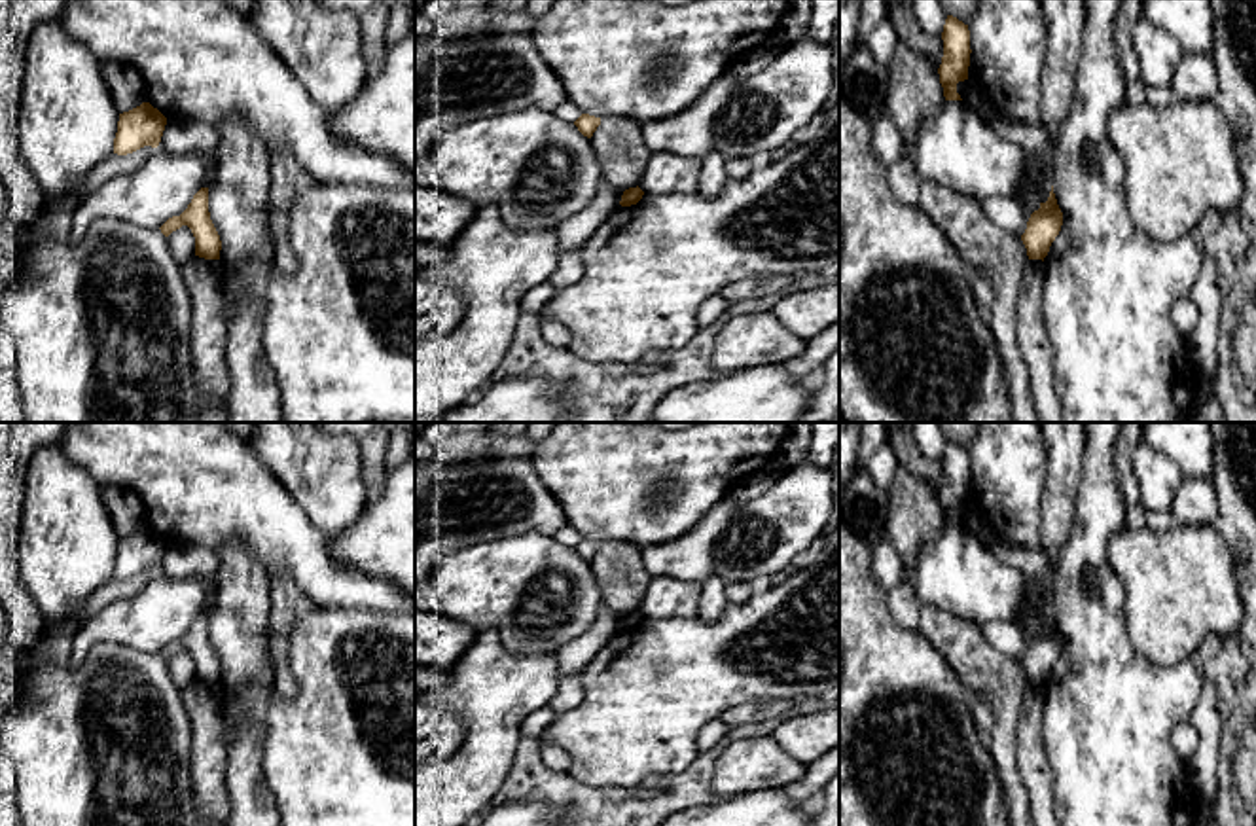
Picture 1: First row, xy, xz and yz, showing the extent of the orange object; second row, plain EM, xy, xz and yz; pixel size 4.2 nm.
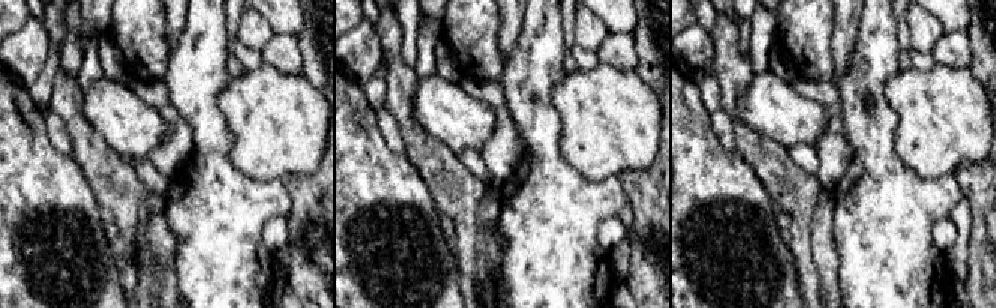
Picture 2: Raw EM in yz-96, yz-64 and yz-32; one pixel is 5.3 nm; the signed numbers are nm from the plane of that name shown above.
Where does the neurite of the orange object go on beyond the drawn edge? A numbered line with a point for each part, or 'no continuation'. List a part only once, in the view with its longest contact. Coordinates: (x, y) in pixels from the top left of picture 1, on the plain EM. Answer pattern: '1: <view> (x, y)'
no continuation

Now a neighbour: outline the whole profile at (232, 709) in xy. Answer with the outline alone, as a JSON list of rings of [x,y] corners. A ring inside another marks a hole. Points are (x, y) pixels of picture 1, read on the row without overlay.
[[[222,688],[220,720],[224,726],[222,741],[225,748],[229,748],[229,745],[235,741],[237,724],[241,722],[242,714],[244,714],[244,705],[241,701],[241,695]]]

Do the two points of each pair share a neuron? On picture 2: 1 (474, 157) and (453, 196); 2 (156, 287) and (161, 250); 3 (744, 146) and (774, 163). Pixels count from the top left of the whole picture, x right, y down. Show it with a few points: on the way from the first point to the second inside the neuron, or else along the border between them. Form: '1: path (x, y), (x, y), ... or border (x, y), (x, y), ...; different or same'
1: border (456, 155), (486, 188); different
2: path (156, 278), (156, 259); same
3: path (752, 146), (767, 158); same

